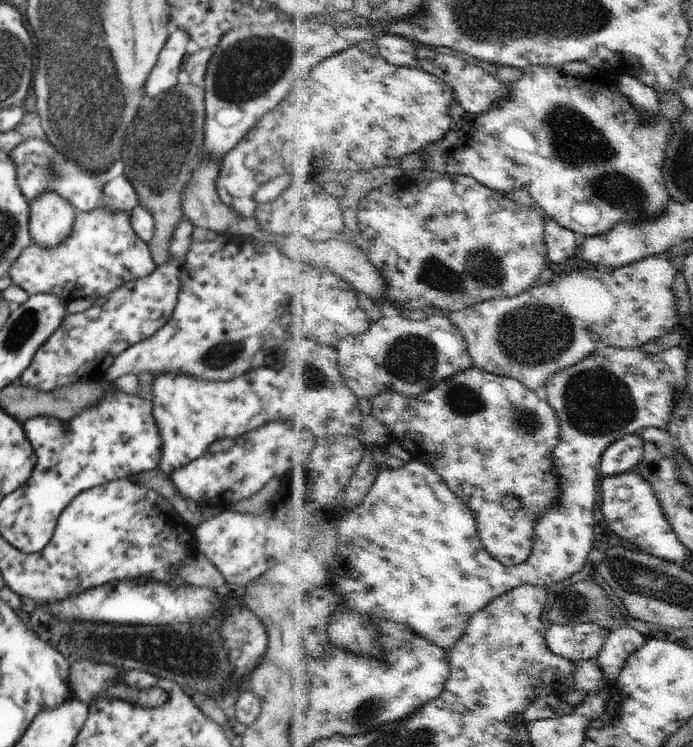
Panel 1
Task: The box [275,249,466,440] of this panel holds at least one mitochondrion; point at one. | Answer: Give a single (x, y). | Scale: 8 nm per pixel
(410, 359)

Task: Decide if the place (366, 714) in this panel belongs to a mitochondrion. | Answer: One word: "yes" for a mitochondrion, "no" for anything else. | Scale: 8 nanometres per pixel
yes

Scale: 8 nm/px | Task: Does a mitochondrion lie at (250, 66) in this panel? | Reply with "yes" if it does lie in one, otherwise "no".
yes

